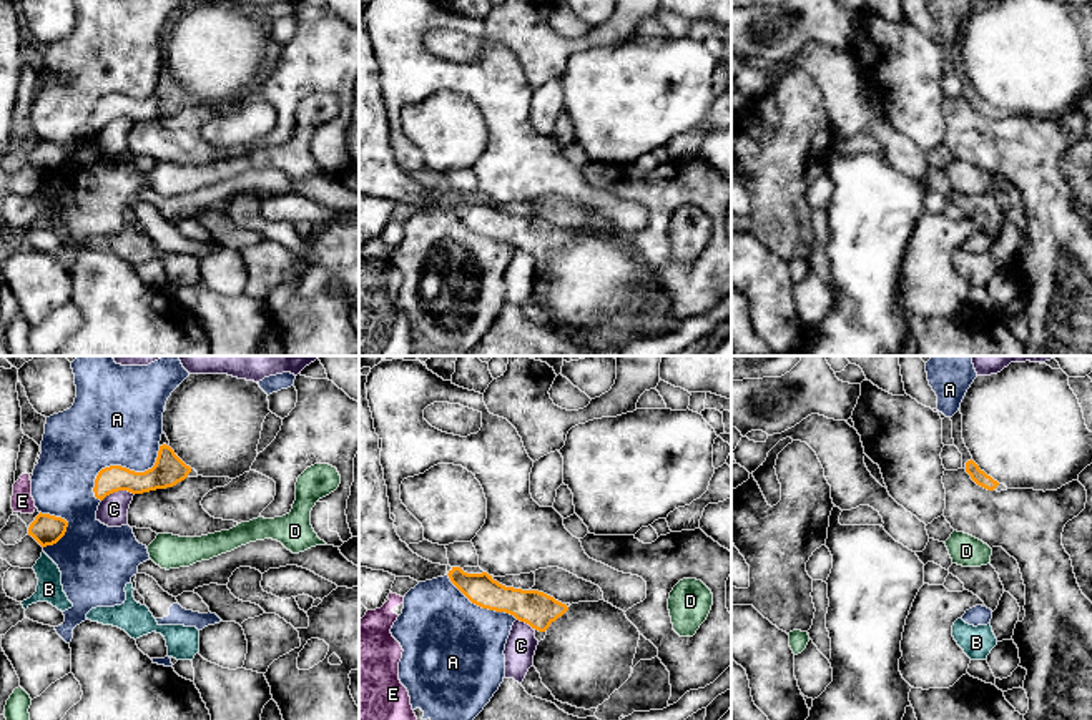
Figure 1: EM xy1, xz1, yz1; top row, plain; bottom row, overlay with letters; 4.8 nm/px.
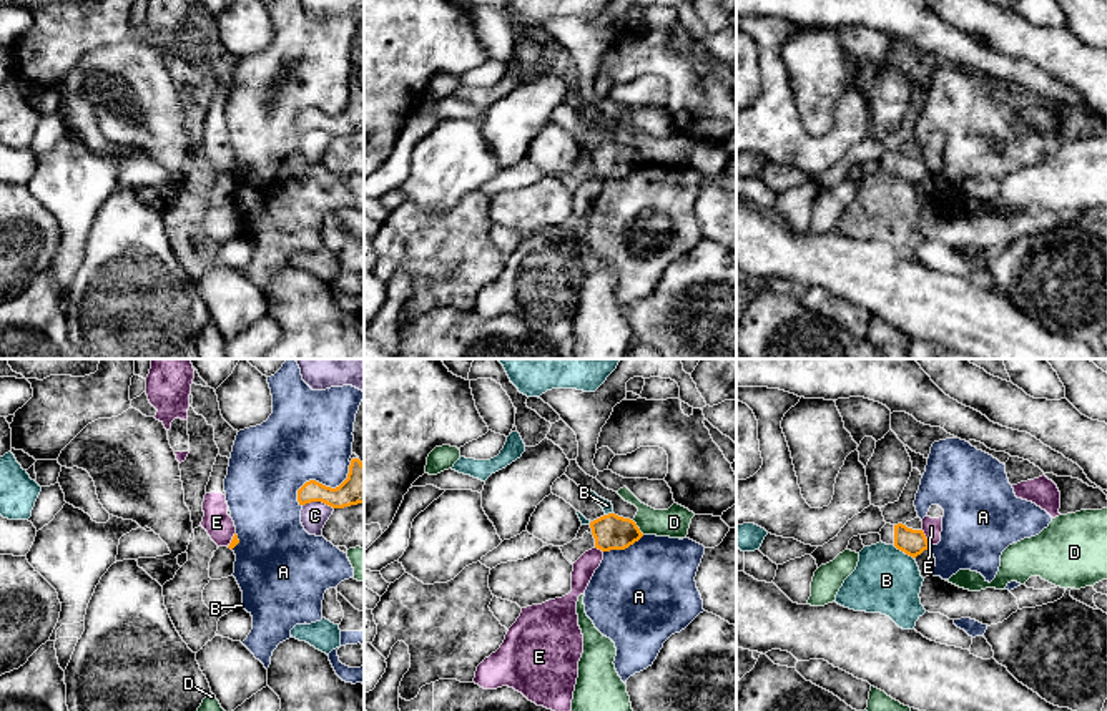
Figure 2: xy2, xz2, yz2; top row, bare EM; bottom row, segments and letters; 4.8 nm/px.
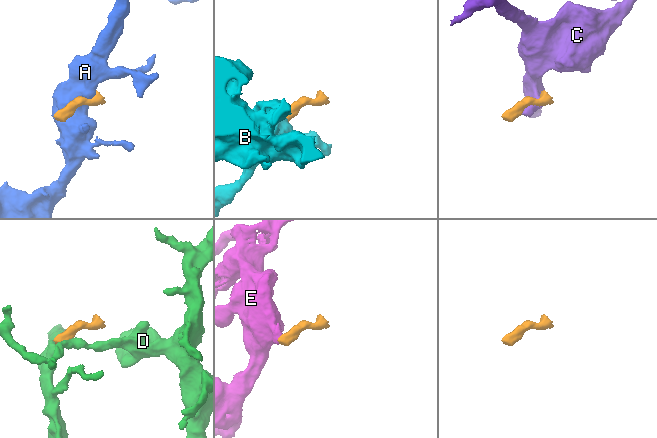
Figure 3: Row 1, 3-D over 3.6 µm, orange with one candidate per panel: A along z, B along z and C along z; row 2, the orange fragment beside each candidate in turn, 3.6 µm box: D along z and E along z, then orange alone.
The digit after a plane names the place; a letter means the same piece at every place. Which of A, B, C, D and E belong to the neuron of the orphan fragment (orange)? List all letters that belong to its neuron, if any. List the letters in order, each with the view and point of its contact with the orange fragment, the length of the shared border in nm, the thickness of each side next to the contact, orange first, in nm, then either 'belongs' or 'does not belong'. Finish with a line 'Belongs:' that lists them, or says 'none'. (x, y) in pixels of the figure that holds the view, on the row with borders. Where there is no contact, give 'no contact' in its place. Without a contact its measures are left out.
A: xy1 (123, 468) | 400 nm | 150/440 nm | does not belong
B: yz2 (903, 550) | 120 nm | 130/320 nm | does not belong
C: xy1 (117, 491) | 170 nm | 140/140 nm | does not belong
D: xz2 (637, 527) | 90 nm | 170/140 nm | does not belong
E: yz2 (926, 539) | 90 nm | 130/90 nm | does not belong
Belongs: none

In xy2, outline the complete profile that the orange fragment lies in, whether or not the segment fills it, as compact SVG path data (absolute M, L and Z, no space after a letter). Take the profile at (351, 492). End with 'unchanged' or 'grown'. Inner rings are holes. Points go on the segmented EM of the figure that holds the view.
M364 399L359 405L354 422L352 454L347 478L336 488L326 487L316 480L306 482L298 490L299 505L322 502L332 508L344 508L364 503Z | grown

